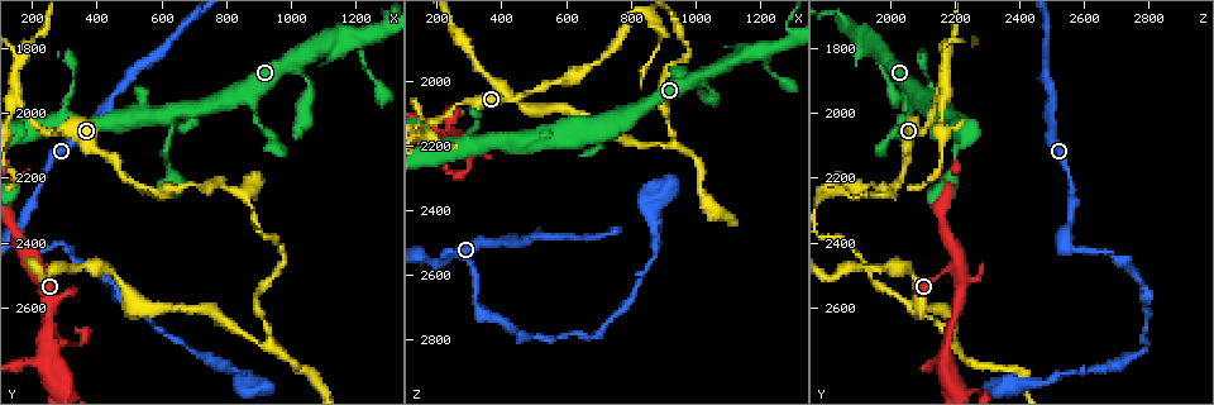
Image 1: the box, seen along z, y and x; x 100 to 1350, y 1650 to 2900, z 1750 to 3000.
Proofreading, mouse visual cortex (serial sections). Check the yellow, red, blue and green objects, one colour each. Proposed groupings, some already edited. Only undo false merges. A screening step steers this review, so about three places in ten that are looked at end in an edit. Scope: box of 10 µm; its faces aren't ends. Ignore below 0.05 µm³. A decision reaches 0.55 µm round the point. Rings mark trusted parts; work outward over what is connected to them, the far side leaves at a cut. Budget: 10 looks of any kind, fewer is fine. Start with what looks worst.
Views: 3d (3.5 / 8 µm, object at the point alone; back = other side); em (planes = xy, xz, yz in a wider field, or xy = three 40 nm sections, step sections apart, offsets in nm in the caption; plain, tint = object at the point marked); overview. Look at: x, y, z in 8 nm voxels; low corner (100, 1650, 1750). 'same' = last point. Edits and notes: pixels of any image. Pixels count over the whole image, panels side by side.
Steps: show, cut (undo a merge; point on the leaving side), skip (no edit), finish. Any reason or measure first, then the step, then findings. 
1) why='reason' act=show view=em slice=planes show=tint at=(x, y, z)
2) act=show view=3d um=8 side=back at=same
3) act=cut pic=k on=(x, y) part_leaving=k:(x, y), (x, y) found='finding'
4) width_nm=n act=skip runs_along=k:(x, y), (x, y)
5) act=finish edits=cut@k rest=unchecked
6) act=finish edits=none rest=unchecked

why='arms part here' act=show view=3d um=3.5 at=(930, 2710, 2190)

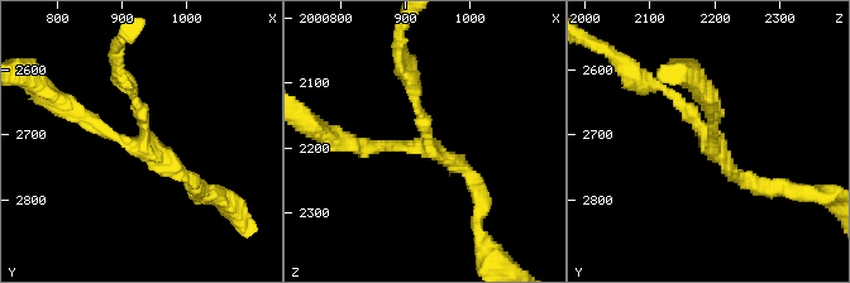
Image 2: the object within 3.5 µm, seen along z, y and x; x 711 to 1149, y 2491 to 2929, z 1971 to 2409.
arms=3 arm_widths_nm=150,150,200 why='now the EM' act=show view=em slice=planes show=tint at=(930, 2705, 2195)

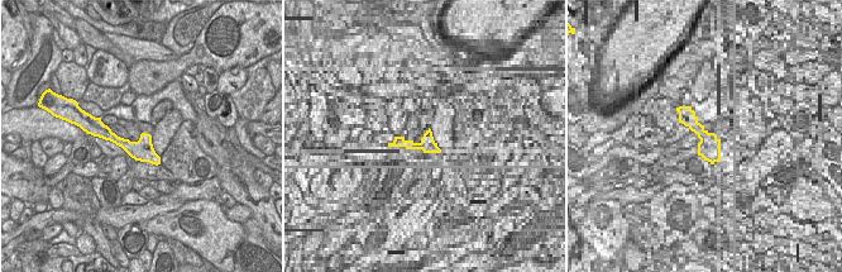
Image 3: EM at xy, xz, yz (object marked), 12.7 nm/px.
act=skip runs_along=3:(103, 132), (157, 161) found='one cell here'

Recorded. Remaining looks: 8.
why='calibre changes' act=show view=3d um=8 at=(250, 2060, 2100)

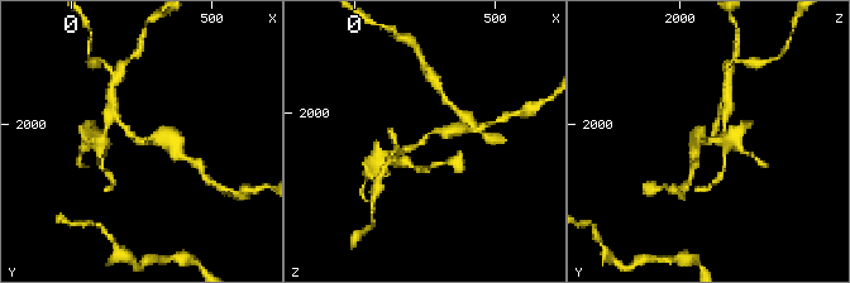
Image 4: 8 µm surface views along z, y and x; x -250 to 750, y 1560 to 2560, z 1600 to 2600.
act=show view=3d um=3.5 side=back at=same

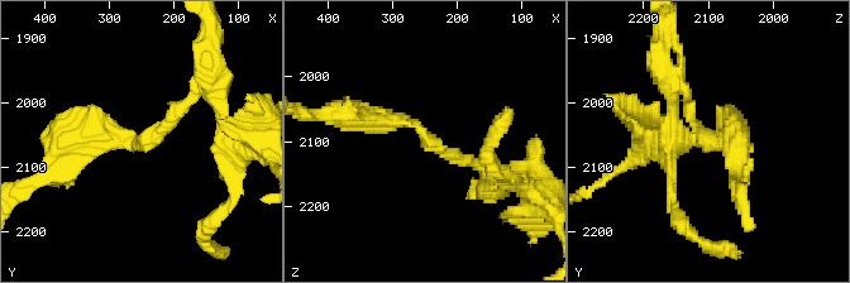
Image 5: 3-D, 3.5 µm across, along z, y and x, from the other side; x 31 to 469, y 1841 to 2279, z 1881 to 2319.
arm_widths_nm=150,350 why='need the tissue' act=show view=em slice=xy step=1 show=tint at=(250, 2060, 2095)

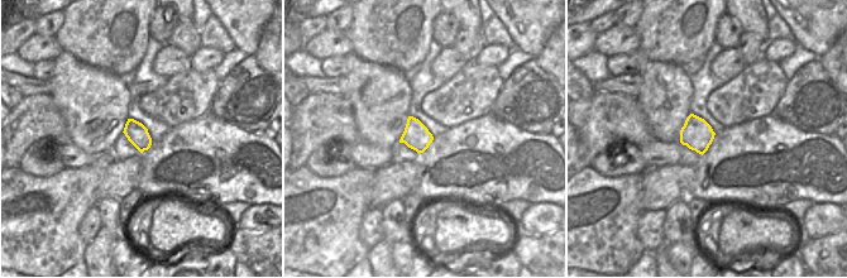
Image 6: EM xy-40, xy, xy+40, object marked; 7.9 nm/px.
act=skip found='continuous, no second cell'

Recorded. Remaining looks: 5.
why='side arm on a straight run' act=show view=3d um=3.5 at=(210, 2470, 2210)

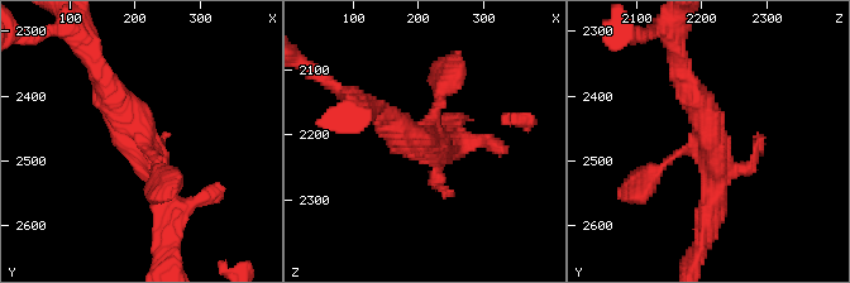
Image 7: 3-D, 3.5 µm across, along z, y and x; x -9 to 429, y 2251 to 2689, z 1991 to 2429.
act=show view=em slice=xy step=1 show=tint at=(210, 2465, 2205)

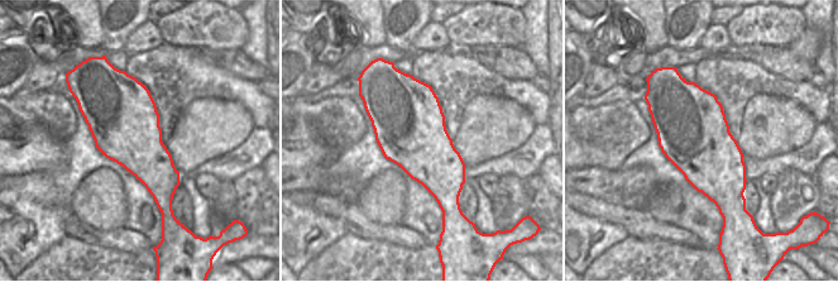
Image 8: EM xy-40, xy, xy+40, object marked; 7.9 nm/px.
why='cut it another way' act=show view=em slice=xy step=5 show=tint at=same

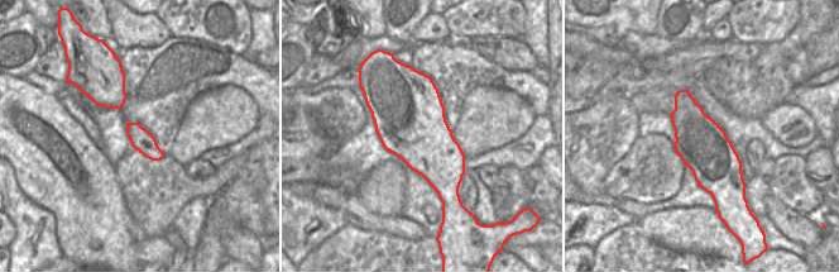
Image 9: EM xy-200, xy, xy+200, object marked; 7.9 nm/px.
act=skip runs_along=7:(165, 180), (157, 156), (99, 71) found='one cell here'

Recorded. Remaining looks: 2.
act=show view=3d um=3.5 at=(180, 1810, 2180)

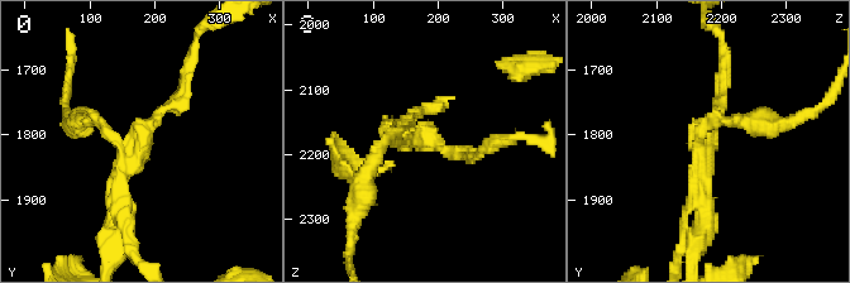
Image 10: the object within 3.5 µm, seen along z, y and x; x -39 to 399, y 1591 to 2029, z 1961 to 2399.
arms=3 arm_widths_nm=150,150,300 why='now the EM' act=show view=em slice=xy step=2 show=tint at=(180, 1820, 2175)

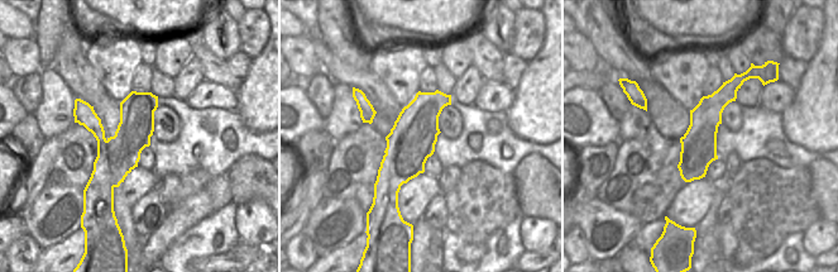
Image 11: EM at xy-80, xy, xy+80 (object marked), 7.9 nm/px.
width_nm=380 act=cut pic=10 on=(157, 114) border=11:(108, 141), (104, 208) found='a second cell is stuck on'

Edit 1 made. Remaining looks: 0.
act=finish edits=cut@10 rest=unchecked

